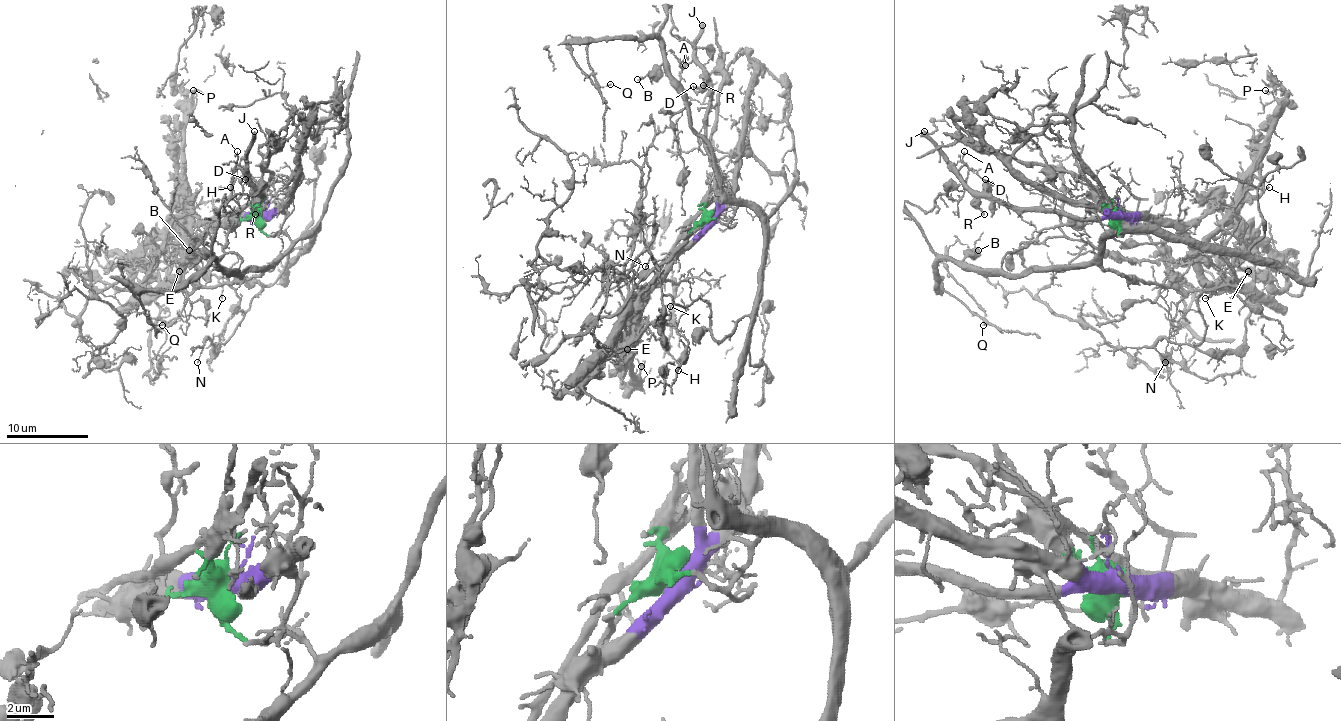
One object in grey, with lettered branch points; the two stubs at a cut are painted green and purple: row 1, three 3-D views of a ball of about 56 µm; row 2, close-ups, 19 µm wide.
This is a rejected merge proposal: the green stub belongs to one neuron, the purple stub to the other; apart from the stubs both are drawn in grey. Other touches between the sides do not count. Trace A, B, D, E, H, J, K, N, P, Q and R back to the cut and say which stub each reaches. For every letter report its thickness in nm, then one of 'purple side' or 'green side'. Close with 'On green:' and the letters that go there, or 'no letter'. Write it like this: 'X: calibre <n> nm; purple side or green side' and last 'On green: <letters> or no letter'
A: calibre 120 nm; purple side
B: calibre 190 nm; green side
D: calibre 70 nm; purple side
E: calibre 120 nm; purple side
H: calibre 150 nm; purple side
J: calibre 380 nm; purple side
K: calibre 110 nm; purple side
N: calibre 110 nm; green side
P: calibre 110 nm; purple side
Q: calibre 90 nm; green side
R: calibre 150 nm; purple side
On green: B, N, Q

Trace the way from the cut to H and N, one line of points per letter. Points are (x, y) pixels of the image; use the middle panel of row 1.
H: (707, 222), (652, 283), (642, 315), (642, 321), (656, 338), (662, 336), (660, 344), (678, 364), (678, 370)
N: (707, 222), (741, 205), (764, 232), (756, 307), (721, 340), (705, 301), (678, 305), (646, 266)

